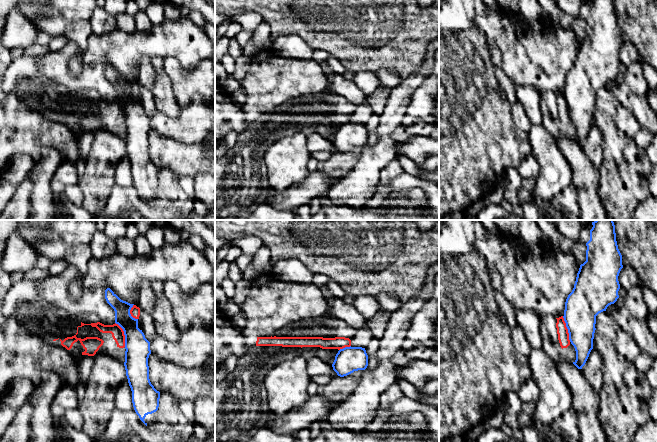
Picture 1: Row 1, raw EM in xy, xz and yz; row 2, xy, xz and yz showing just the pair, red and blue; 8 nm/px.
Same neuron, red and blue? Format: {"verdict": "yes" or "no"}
{"verdict": "no"}

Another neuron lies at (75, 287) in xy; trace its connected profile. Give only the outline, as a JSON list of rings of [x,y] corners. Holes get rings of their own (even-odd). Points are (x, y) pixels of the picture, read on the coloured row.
[[[74,281],[71,282],[69,286],[69,293],[73,298],[80,298],[81,297],[81,282]]]

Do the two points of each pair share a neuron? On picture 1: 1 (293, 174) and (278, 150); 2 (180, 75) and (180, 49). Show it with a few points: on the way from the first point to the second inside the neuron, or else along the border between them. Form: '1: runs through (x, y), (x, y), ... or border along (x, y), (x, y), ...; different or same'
1: runs through (290, 168), (286, 164), (284, 156); same
2: border along (164, 58), (174, 57), (187, 70), (203, 60); different

